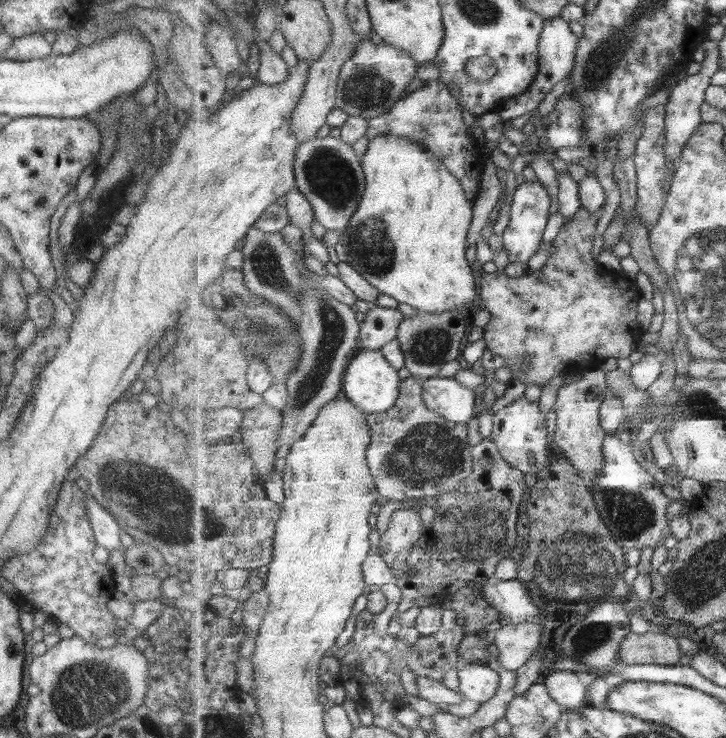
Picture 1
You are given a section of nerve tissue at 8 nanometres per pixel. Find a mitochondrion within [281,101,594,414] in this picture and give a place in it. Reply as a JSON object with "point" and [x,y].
{"point":[332,322]}

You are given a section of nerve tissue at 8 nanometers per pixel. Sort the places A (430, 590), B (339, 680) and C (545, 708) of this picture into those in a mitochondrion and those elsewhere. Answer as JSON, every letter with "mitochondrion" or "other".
{"A":"other","B":"other","C":"other"}

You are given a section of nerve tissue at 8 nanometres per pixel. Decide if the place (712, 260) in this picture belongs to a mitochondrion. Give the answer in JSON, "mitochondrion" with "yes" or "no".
{"mitochondrion":"yes"}

